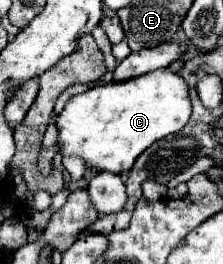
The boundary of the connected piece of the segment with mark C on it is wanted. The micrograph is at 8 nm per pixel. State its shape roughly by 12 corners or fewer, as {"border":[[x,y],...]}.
{"border":[[185,45],[131,53],[57,117],[59,153],[121,175],[191,115],[163,67]]}

